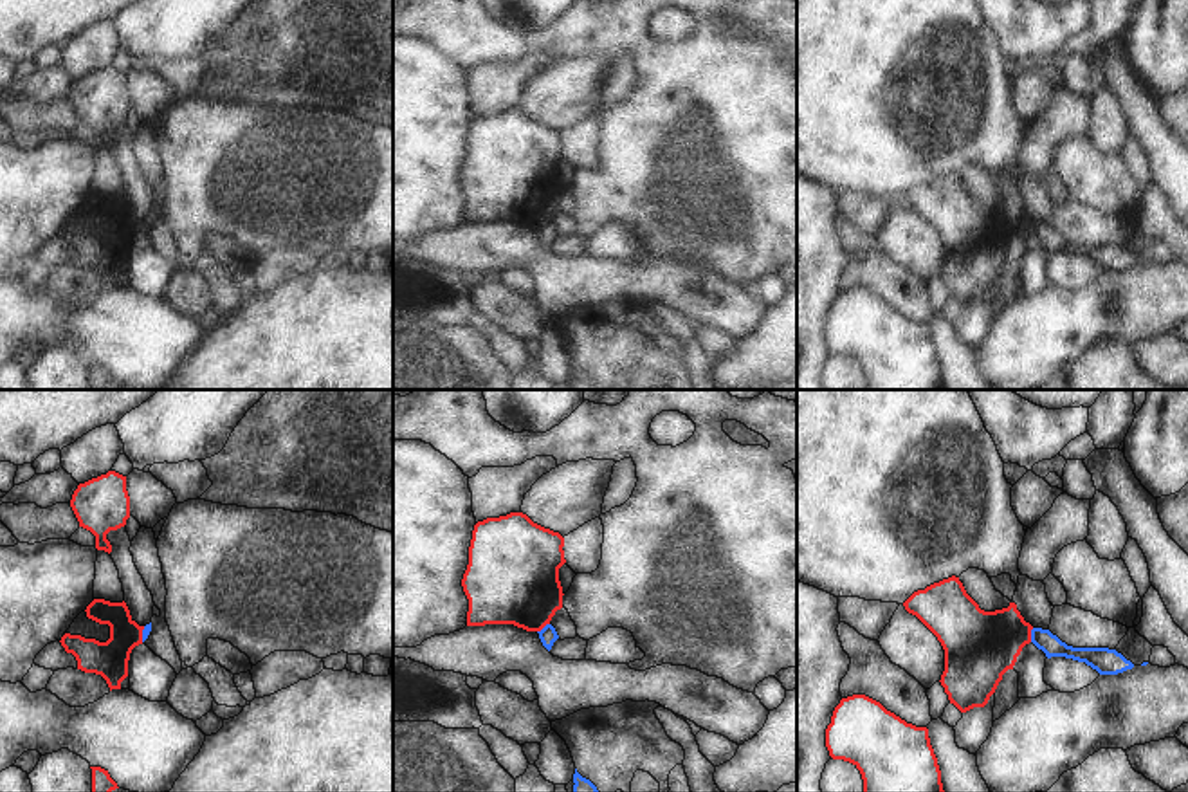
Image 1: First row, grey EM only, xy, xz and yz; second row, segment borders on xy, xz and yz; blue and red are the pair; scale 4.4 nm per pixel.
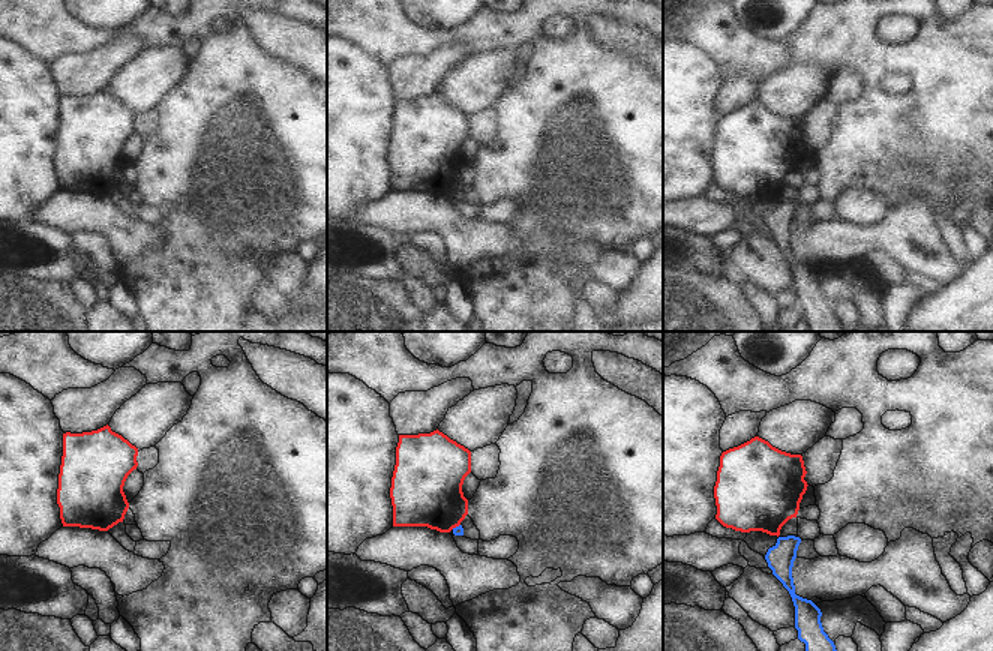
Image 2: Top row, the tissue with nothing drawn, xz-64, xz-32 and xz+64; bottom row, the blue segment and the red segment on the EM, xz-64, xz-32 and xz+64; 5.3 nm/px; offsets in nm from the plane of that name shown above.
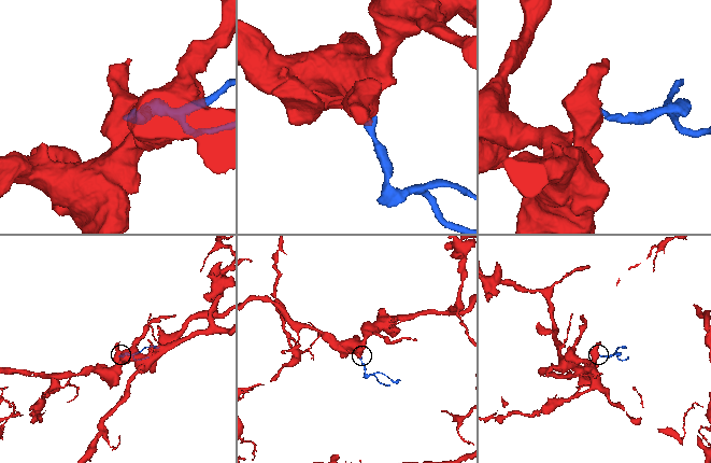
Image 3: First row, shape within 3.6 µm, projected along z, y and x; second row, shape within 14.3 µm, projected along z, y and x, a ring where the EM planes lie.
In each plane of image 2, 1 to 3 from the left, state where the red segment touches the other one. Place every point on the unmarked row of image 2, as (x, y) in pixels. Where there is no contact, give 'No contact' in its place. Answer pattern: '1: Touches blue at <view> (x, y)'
1: No contact
2: Touches blue at xz-32 (456, 191)
3: No contact.

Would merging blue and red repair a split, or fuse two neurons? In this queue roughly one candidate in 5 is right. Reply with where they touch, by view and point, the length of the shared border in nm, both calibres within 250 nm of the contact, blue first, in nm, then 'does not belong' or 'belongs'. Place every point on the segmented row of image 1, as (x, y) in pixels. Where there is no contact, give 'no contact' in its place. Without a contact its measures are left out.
yz (1032, 635) | 70 nm | 90/320 nm | does not belong

